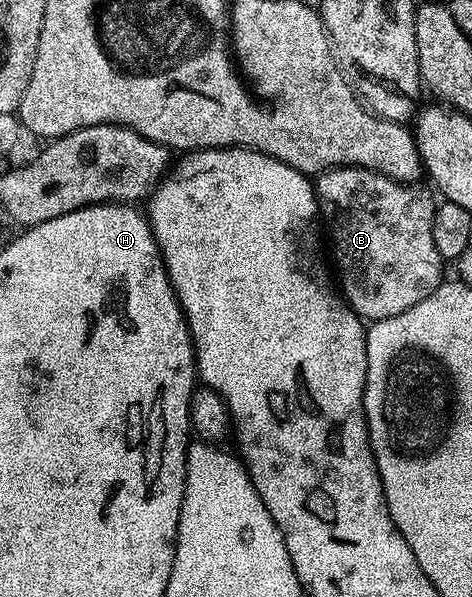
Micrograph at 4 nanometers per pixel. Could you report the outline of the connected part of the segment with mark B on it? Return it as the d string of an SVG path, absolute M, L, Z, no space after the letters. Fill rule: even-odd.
M331 168L316 177L317 211L324 231L325 228L329 231L329 244L337 263L335 276L339 281L339 291L362 321L395 318L395 314L411 310L415 302L423 302L423 298L443 282L443 261L439 250L435 250L435 238L431 235L431 222L435 222L438 201L433 200L434 193L428 187L417 187L421 186L402 184L366 168Z

